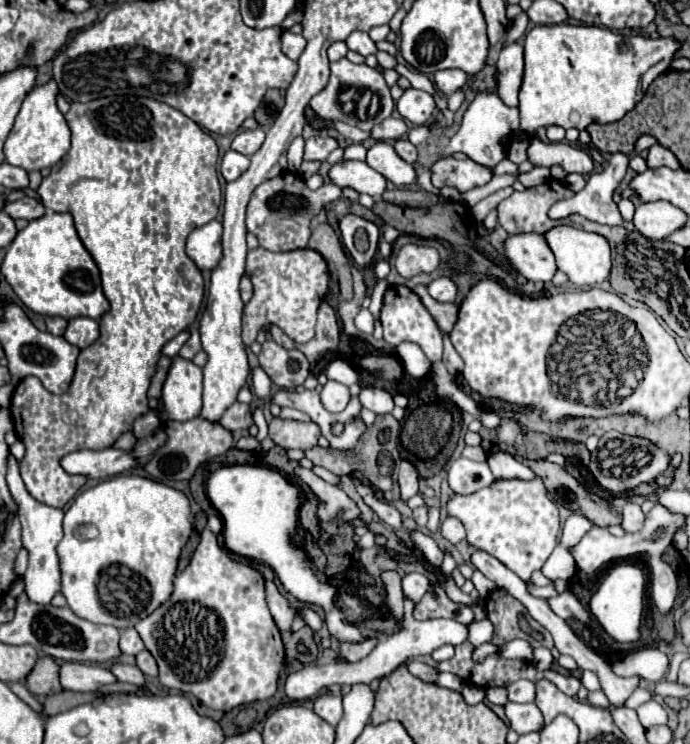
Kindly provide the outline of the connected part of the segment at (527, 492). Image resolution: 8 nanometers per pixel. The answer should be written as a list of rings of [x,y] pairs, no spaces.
[[[541,478],[533,480],[495,480],[477,494],[453,494],[447,502],[447,514],[461,520],[467,530],[467,542],[495,556],[513,570],[525,584],[531,584],[531,574],[541,570],[549,554],[557,546],[561,528],[559,508],[549,500]]]

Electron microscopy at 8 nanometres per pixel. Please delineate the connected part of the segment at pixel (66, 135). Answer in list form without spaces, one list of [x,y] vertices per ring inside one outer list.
[[[49,80],[47,84],[37,86],[27,94],[15,118],[15,126],[9,132],[5,146],[3,146],[3,152],[9,164],[21,166],[23,170],[31,172],[31,170],[51,168],[67,154],[71,146],[71,130],[67,126],[65,116],[57,108],[57,96],[59,96],[59,88],[55,80]]]

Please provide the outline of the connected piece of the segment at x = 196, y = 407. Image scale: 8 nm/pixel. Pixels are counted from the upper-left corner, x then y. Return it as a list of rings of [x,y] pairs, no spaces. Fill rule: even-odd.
[[[181,356],[173,358],[169,374],[163,384],[163,406],[165,410],[157,416],[161,420],[191,420],[201,412],[203,396],[203,370],[191,360]]]

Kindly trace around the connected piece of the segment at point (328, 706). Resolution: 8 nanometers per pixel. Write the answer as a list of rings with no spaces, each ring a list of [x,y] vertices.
[[[321,694],[319,698],[315,698],[315,714],[321,716],[331,726],[337,726],[337,722],[343,716],[341,696],[339,694]]]

